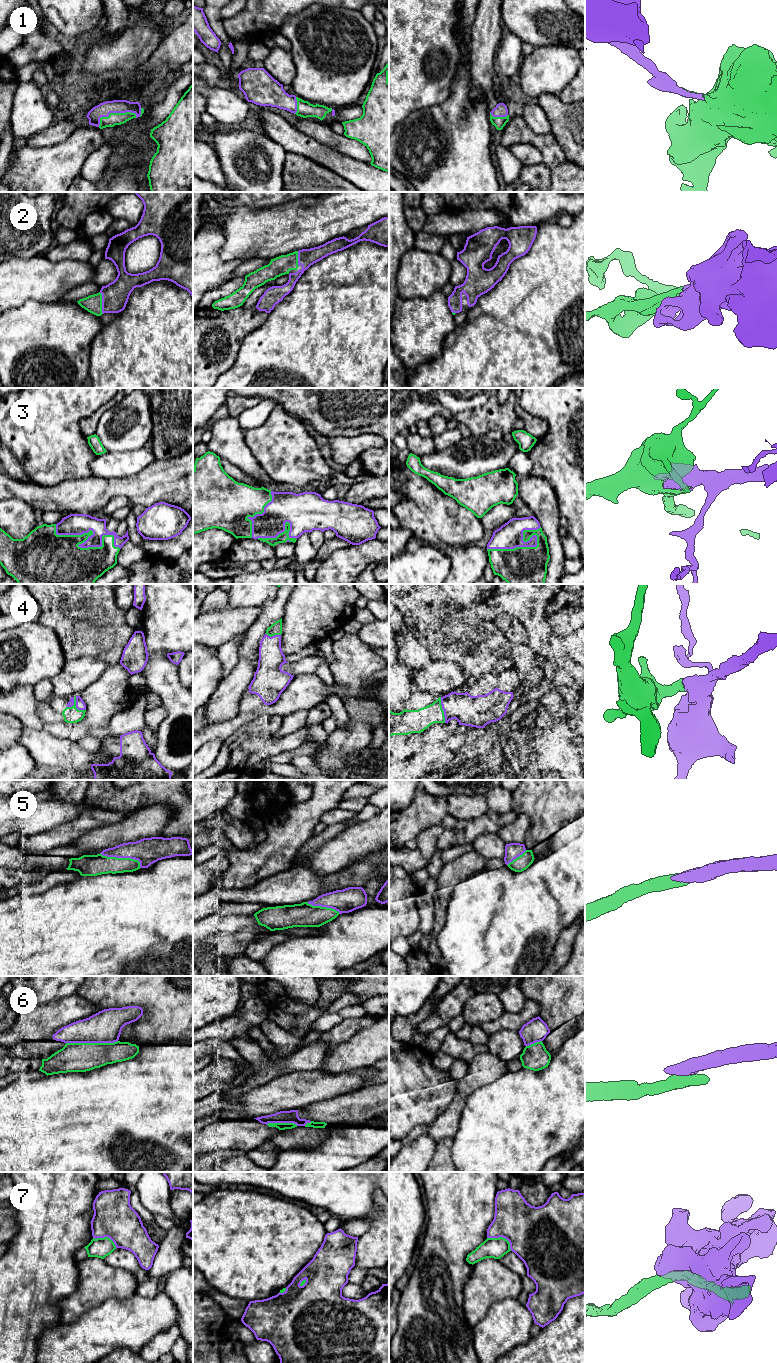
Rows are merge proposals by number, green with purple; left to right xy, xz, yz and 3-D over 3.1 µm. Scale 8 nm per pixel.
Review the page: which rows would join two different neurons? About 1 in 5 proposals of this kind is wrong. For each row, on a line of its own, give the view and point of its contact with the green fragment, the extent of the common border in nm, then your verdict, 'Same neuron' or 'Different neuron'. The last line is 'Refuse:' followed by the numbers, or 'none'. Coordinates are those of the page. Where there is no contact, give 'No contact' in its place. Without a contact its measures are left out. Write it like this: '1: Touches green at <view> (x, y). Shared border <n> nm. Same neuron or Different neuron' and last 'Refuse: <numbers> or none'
1: Touches green at xy (115, 113). Shared border 320 nm. Same neuron
2: Touches green at xy (101, 303). Shared border 180 nm. Same neuron
3: Touches green at xy (79, 543). Shared border 550 nm. Same neuron
4: Touches green at xy (75, 706). Shared border 160 nm. Same neuron
5: Touches green at xy (122, 858). Shared border 360 nm. Same neuron
6: Touches green at xy (91, 1043). Shared border 420 nm. Different neuron
7: Touches green at yz (502, 1237). Shared border 220 nm. Different neuron
Refuse: 6, 7

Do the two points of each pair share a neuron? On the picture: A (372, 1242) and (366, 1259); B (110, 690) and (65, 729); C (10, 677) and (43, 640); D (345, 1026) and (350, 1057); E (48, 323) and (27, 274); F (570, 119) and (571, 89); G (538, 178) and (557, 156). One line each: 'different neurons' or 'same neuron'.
A: same neuron
B: same neuron
C: same neuron
D: different neurons
E: different neurons
F: different neurons
G: different neurons

